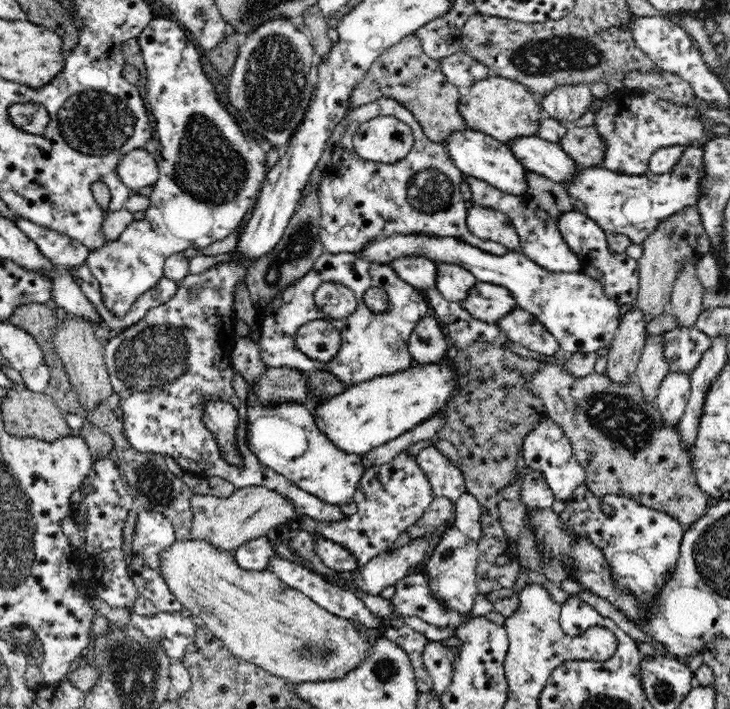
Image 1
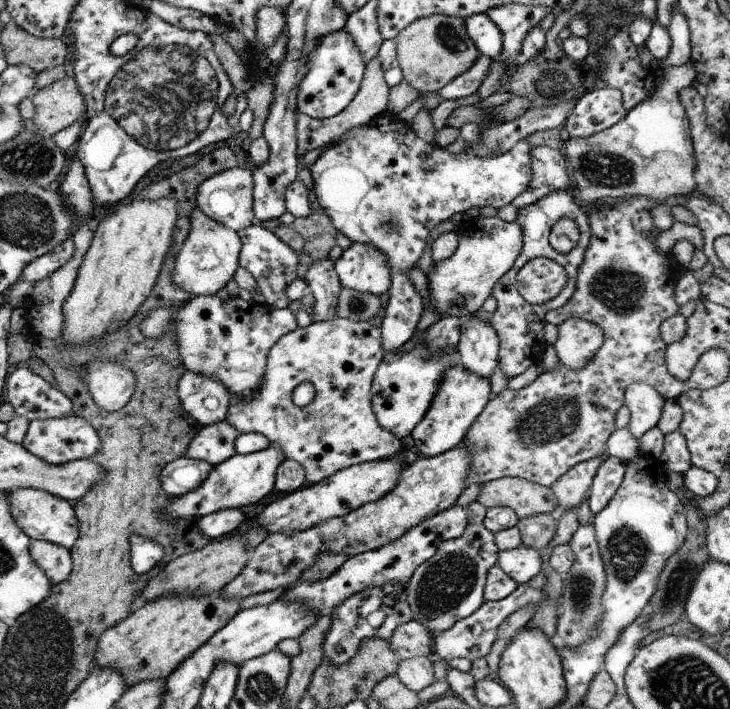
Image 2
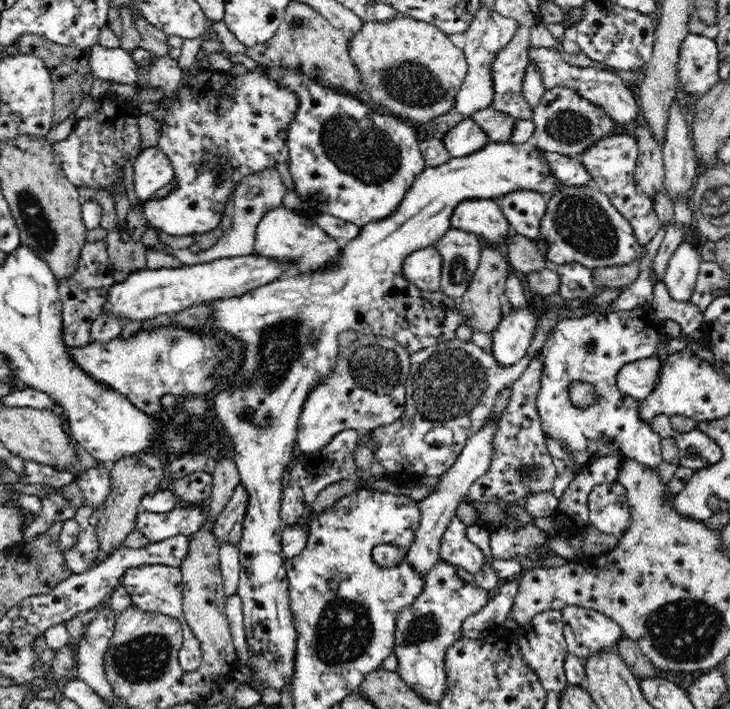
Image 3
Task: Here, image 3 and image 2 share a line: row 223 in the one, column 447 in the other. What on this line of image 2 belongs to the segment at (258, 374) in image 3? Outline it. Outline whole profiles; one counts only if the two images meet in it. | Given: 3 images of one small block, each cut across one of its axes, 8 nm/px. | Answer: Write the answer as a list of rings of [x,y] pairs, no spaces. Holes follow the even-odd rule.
[[[462,365],[452,366],[446,373],[433,404],[422,421],[411,433],[414,444],[420,454],[434,457],[446,453],[465,442],[470,426],[491,402],[490,379],[482,379],[466,371]]]

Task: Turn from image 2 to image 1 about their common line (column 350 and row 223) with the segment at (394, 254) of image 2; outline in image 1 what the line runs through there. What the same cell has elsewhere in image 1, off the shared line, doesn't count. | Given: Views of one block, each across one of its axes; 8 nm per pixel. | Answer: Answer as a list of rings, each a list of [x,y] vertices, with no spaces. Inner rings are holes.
[[[154,16],[153,20],[148,24],[148,27],[144,28],[137,38],[140,51],[142,51],[142,58],[146,65],[146,98],[150,103],[151,114],[155,118],[155,127],[159,136],[160,144],[162,144],[162,161],[159,162],[159,178],[153,184],[153,190],[148,196],[149,207],[144,211],[143,220],[132,221],[132,224],[126,226],[126,230],[122,232],[121,236],[114,241],[110,241],[110,244],[102,246],[100,250],[92,250],[89,252],[87,266],[92,274],[99,281],[100,289],[102,290],[102,299],[104,300],[105,307],[114,315],[116,318],[124,318],[126,312],[130,310],[130,306],[136,303],[136,300],[156,286],[156,284],[163,278],[163,270],[165,261],[174,254],[185,251],[188,248],[194,248],[202,250],[207,248],[211,244],[218,242],[230,236],[240,226],[242,219],[246,216],[246,212],[255,205],[255,202],[259,199],[259,192],[262,188],[263,182],[267,177],[266,171],[266,152],[260,147],[258,140],[248,135],[238,123],[238,120],[232,116],[232,114],[224,107],[224,105],[218,99],[216,93],[216,87],[213,83],[214,79],[209,78],[204,73],[202,61],[202,50],[193,42],[188,32],[182,28],[177,22],[173,22],[169,18]]]

